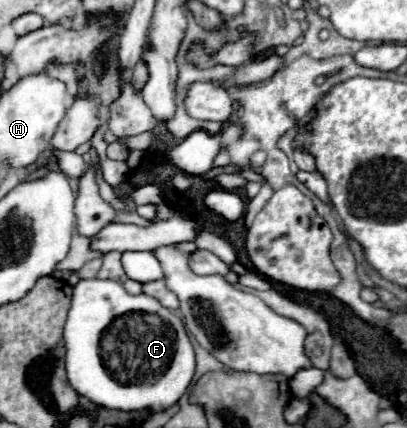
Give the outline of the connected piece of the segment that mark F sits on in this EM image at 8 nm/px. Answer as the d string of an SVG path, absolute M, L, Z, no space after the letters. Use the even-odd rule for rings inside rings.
M80 280L64 326L66 376L72 388L114 410L164 412L188 390L196 360L182 320L148 294L128 294L118 280Z

